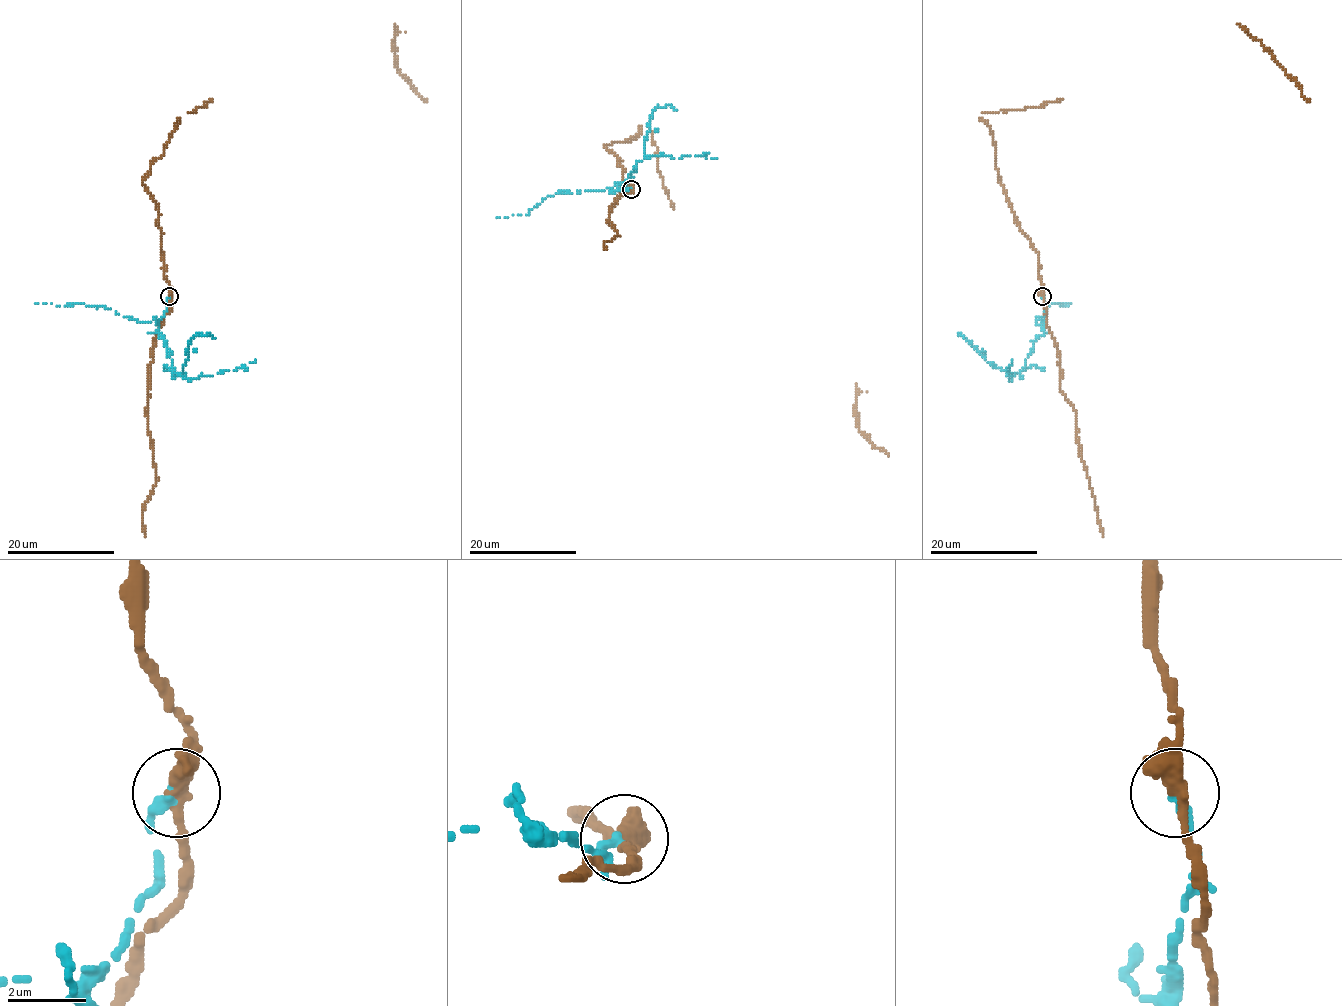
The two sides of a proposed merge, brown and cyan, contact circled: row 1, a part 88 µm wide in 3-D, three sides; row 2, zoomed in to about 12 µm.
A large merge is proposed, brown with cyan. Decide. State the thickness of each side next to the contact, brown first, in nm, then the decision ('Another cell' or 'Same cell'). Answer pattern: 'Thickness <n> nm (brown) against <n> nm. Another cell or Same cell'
Thickness 400 nm (brown) against 280 nm. Another cell

